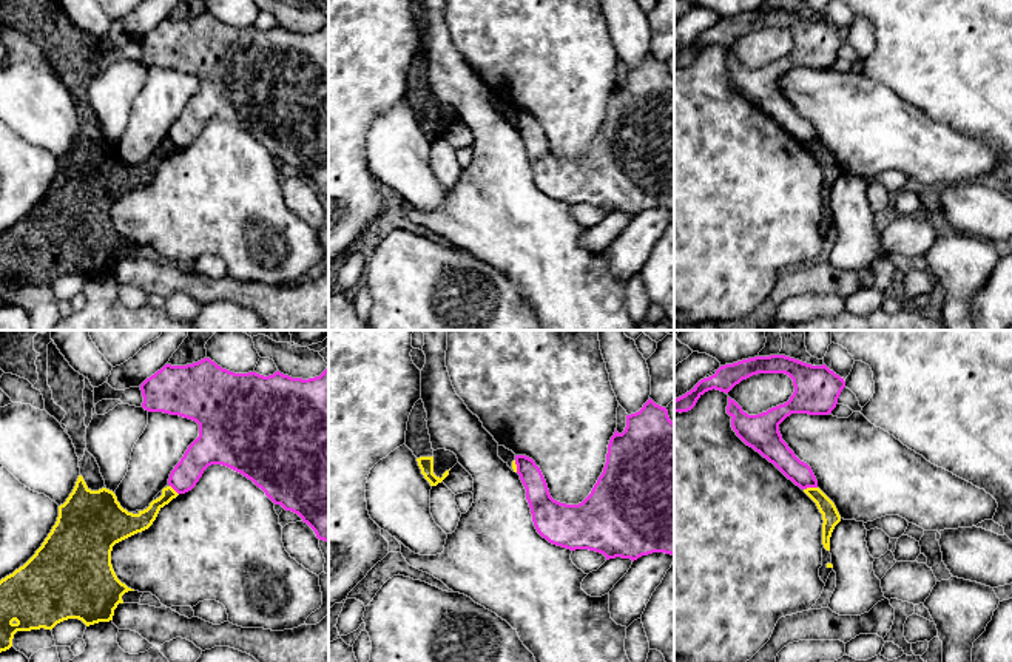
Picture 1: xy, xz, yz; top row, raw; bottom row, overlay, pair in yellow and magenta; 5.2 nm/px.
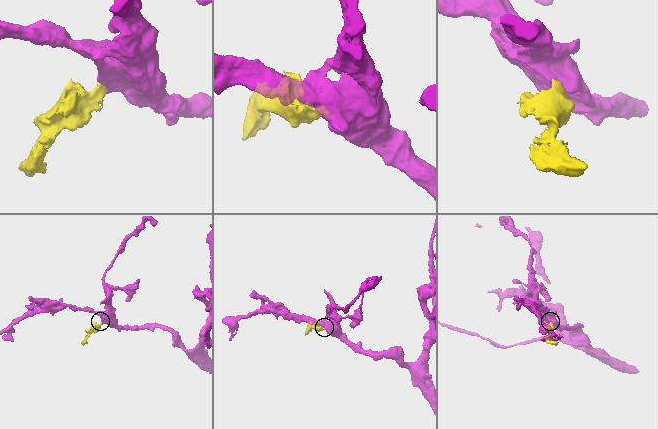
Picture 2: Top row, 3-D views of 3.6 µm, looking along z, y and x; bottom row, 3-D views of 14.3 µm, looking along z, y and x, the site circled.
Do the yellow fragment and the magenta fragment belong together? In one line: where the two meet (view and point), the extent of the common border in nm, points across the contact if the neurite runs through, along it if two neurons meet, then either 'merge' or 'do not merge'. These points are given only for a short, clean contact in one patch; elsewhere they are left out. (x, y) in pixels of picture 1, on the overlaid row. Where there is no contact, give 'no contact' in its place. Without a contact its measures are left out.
contact yz (810, 488); length 70 nm; border yz (816, 486), (804, 489); do not merge

